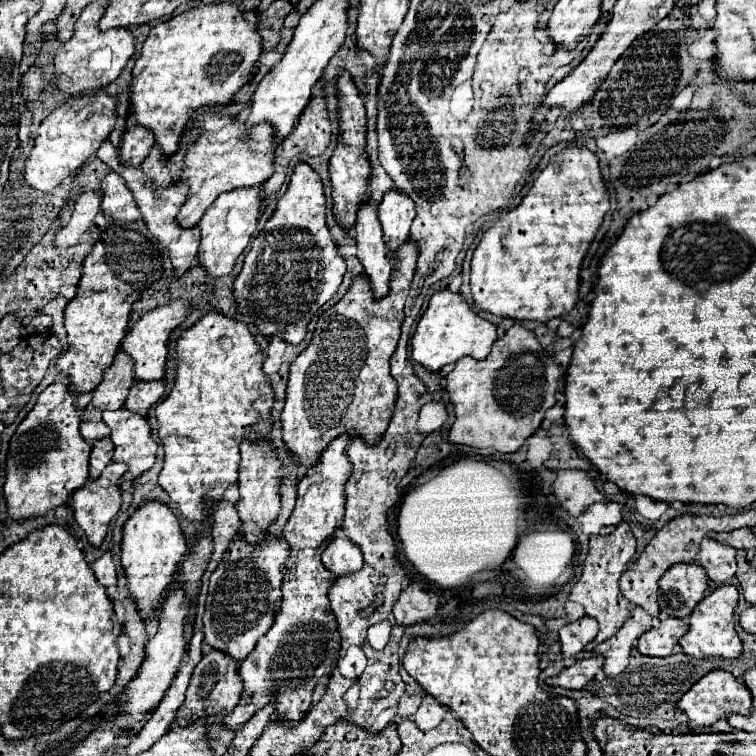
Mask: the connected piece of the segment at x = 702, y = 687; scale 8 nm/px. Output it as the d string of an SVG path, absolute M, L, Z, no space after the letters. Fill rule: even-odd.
M712 670L704 678L700 678L678 702L678 708L688 716L688 726L698 728L698 726L712 726L720 718L728 718L728 714L738 712L738 714L750 714L752 710L752 694L750 690L738 682L730 672L724 670Z

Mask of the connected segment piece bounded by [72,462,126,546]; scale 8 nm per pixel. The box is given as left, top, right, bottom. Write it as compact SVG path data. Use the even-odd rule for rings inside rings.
M112 462L102 478L92 480L78 488L72 496L72 510L78 526L86 532L92 546L100 546L108 526L122 506L122 490L118 480L126 472L126 466Z

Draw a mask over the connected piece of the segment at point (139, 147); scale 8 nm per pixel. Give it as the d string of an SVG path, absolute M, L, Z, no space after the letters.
M132 124L122 138L122 146L120 146L120 158L122 162L130 164L130 166L140 166L142 160L148 156L148 152L154 146L154 134L150 130L146 130L144 126Z

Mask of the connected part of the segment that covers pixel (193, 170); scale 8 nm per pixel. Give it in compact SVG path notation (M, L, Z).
M211 110L202 112L200 119L203 122L202 134L188 148L188 154L184 158L184 172L180 178L180 182L186 182L190 186L188 200L178 214L178 222L182 228L196 226L206 208L222 192L264 184L274 172L274 152L282 144L282 140L276 138L274 128L266 122L246 128L244 118L226 116Z

